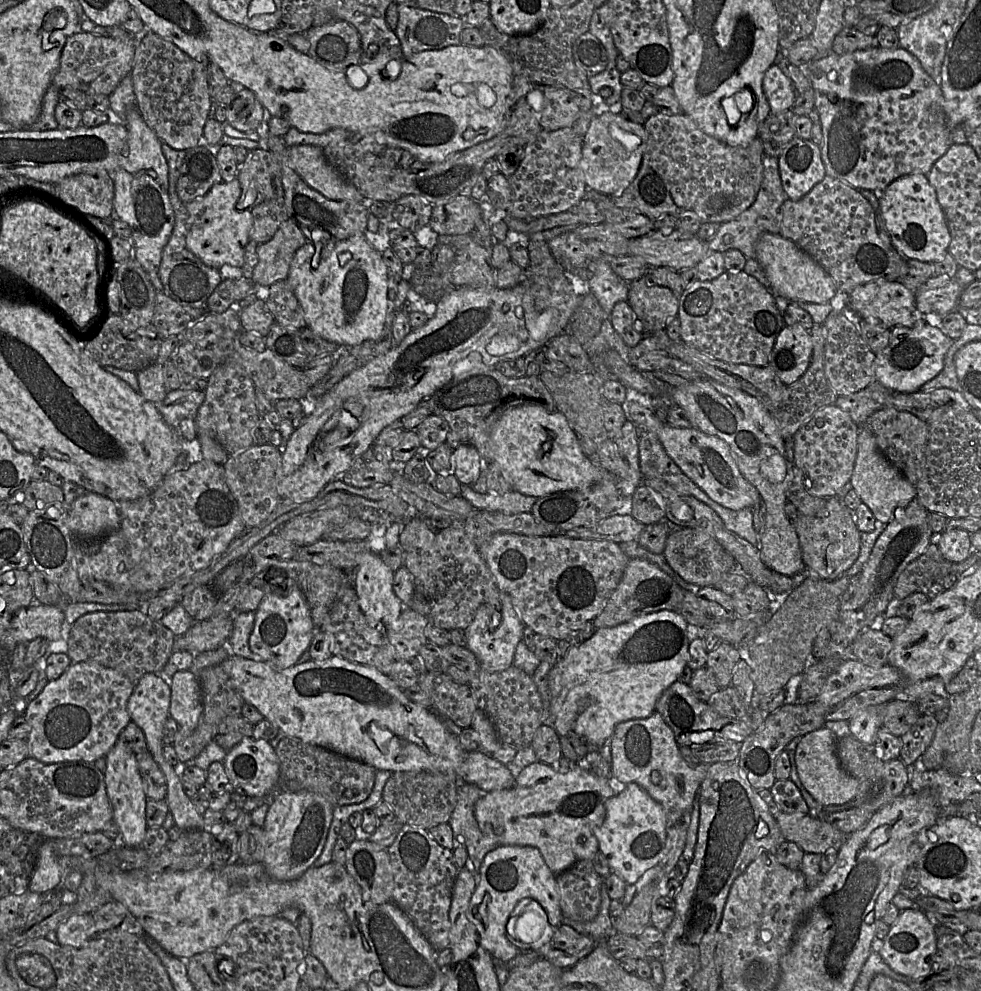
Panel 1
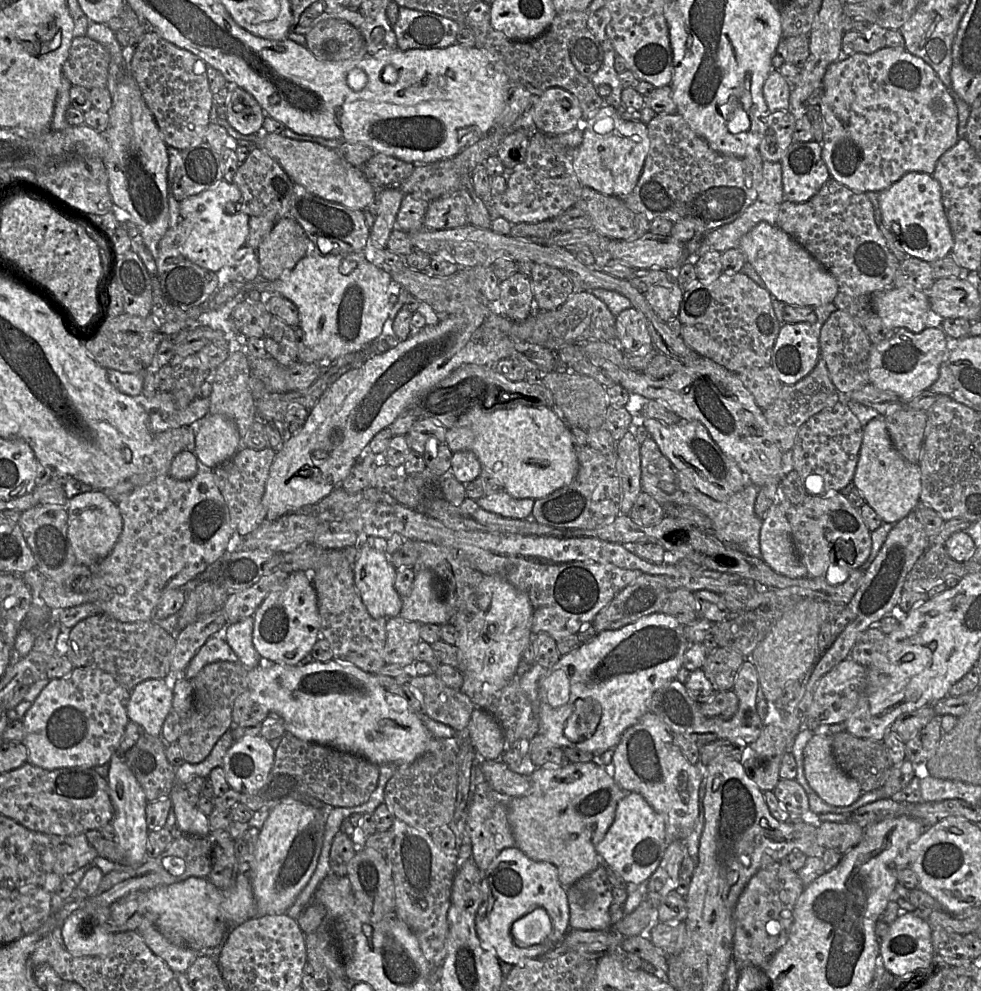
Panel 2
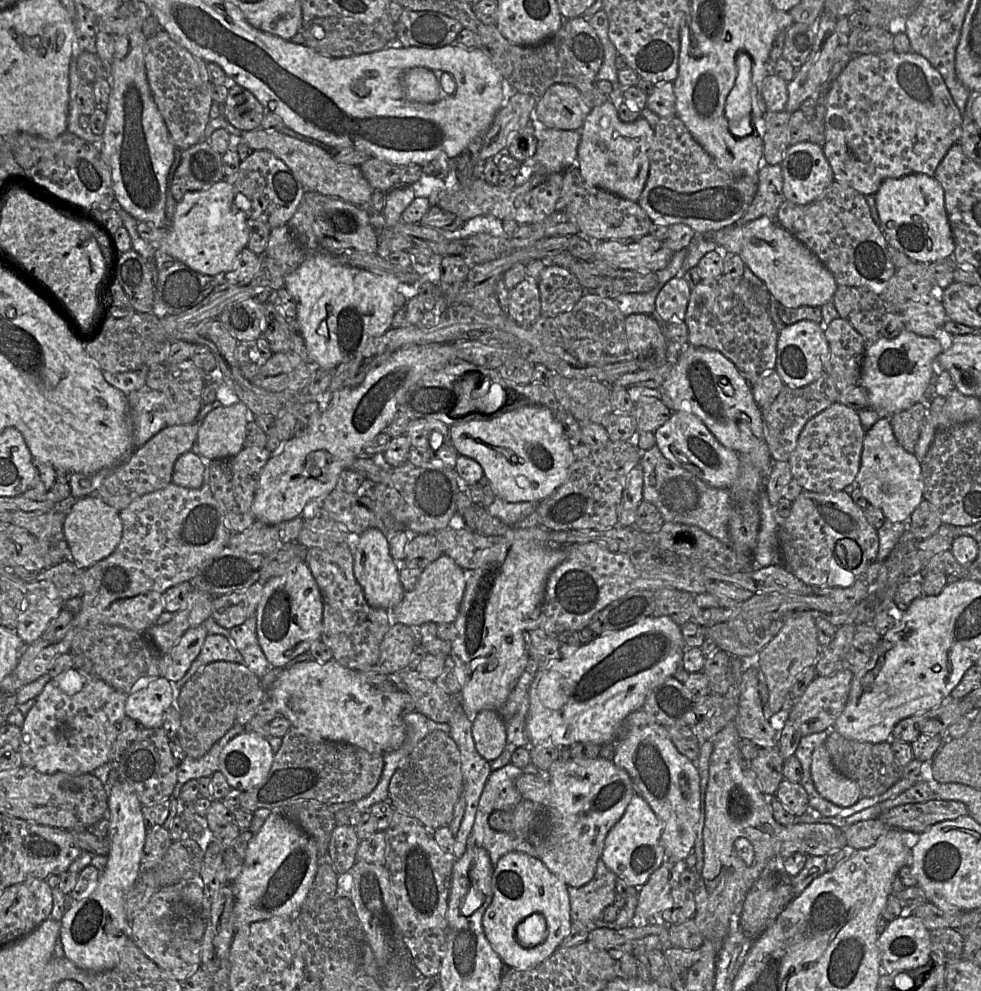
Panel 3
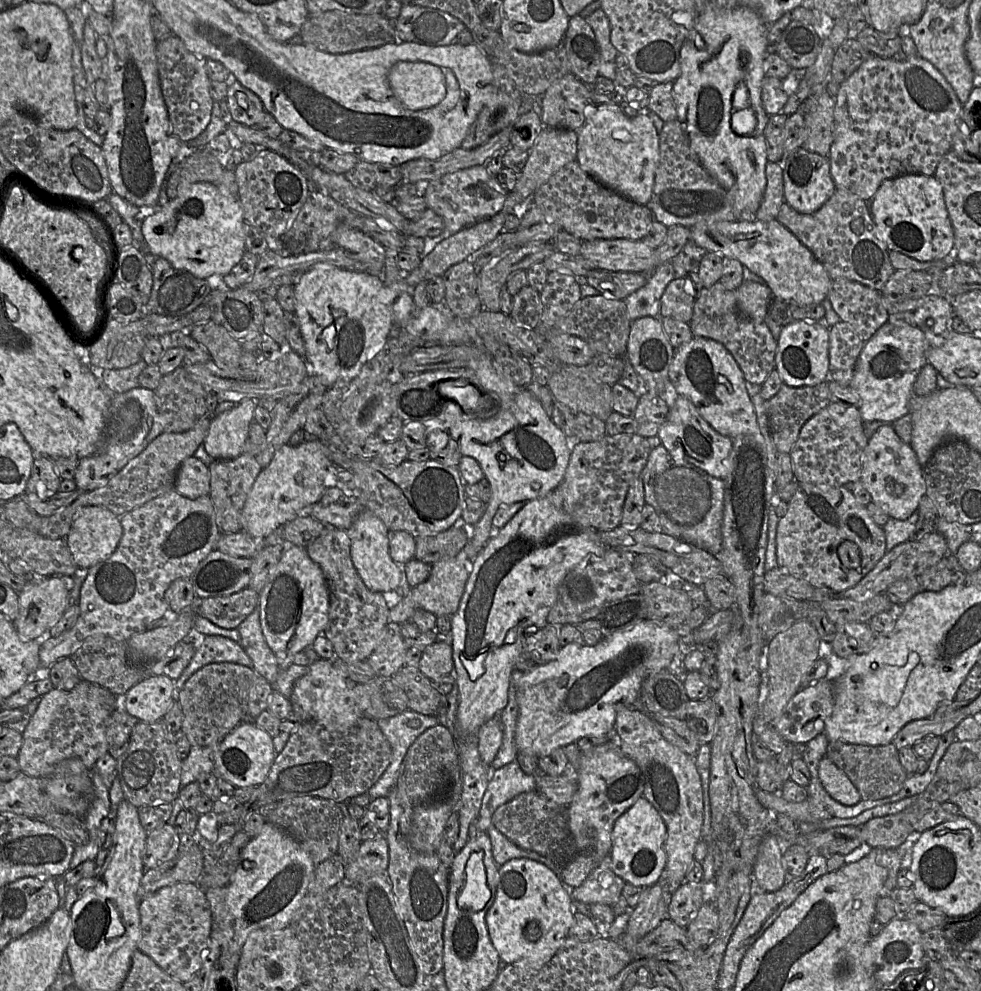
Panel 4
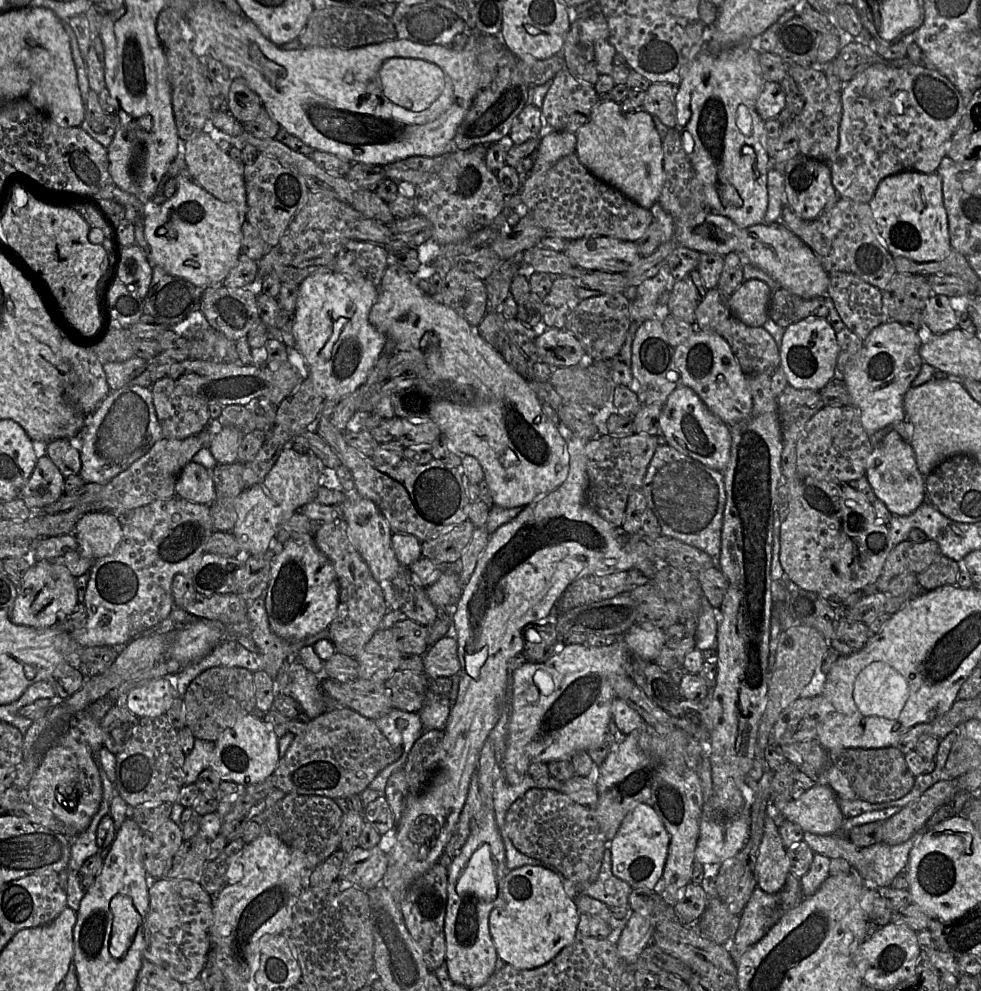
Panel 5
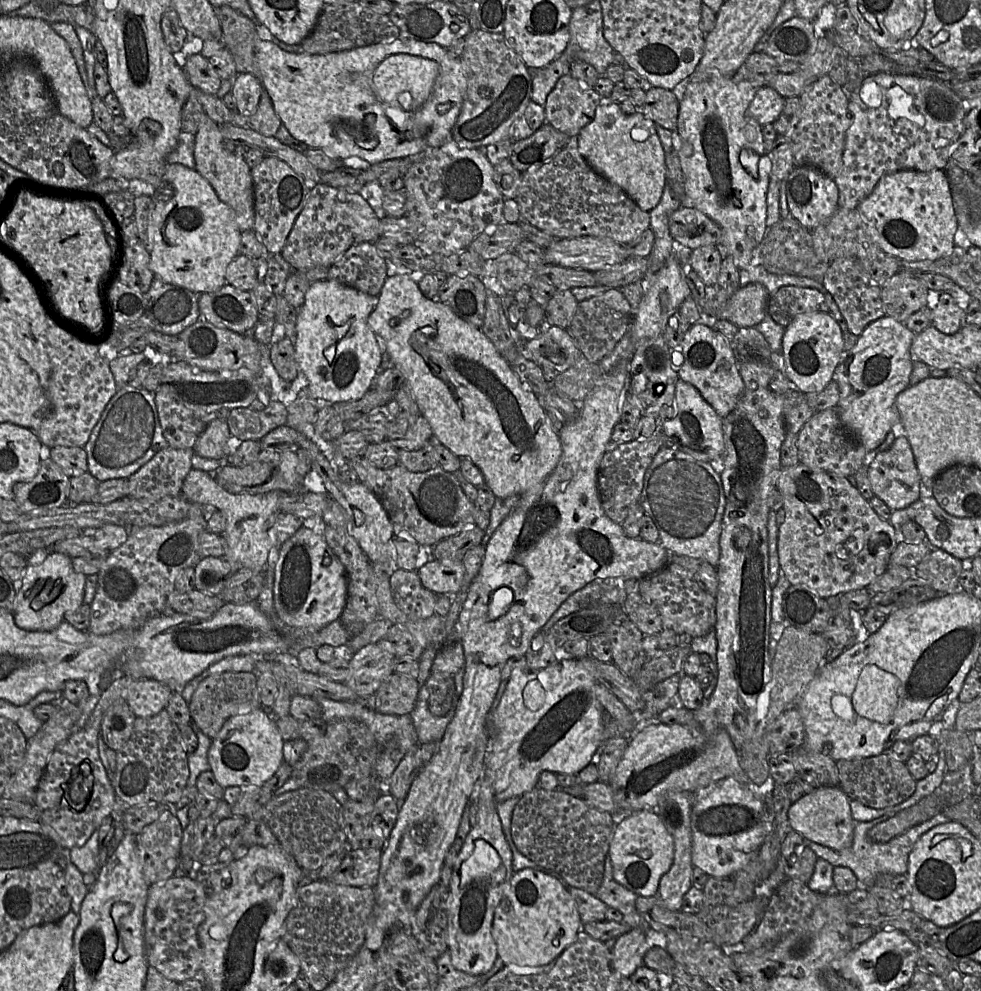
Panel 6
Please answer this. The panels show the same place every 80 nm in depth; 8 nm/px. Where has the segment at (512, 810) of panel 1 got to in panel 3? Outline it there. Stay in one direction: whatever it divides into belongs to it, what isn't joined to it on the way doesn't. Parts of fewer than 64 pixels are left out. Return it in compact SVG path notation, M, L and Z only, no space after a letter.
M569 759L556 761L547 771L550 778L549 802L543 808L544 814L535 826L531 841L537 847L537 858L545 864L568 887L581 887L594 876L601 857L605 839L611 828L624 814L634 796L635 787L628 773L617 767L613 761L595 759Z

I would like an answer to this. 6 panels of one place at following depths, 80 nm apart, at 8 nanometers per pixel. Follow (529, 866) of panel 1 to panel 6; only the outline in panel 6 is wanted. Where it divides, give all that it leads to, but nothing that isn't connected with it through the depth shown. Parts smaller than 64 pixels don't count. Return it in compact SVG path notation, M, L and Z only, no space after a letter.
M525 868L512 874L508 888L504 890L502 900L494 911L492 936L498 957L505 965L541 967L551 965L575 942L582 925L574 899L558 879L541 871Z

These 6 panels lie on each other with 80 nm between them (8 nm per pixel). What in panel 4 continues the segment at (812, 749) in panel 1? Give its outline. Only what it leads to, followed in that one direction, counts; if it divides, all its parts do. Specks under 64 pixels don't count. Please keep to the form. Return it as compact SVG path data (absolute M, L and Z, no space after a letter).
M827 756L820 760L818 774L824 789L837 802L851 806L862 799L849 777Z

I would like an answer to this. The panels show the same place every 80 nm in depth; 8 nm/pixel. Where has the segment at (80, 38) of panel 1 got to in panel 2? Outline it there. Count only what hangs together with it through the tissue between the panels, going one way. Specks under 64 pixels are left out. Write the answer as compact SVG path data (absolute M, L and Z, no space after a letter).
M87 35L74 37L63 64L63 77L88 90L106 87L111 56L101 43Z

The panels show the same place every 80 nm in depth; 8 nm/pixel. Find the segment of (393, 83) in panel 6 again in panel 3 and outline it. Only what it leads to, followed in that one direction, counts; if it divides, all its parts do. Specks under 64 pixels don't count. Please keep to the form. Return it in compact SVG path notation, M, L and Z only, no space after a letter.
M415 67L409 69L403 74L402 83L407 97L412 101L429 103L438 99L438 79L427 68Z

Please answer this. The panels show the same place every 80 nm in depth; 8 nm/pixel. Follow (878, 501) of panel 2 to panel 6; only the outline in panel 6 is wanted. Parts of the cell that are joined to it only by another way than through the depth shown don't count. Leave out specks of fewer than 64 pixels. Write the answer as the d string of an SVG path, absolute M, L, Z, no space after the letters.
M906 436L895 438L890 448L876 454L868 467L868 475L874 495L881 499L891 511L904 509L921 496L921 479Z

